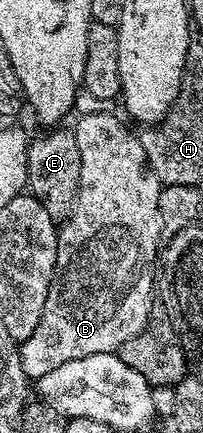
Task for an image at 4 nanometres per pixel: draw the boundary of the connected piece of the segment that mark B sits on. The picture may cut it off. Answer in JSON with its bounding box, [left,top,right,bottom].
[19,113,163,379]

